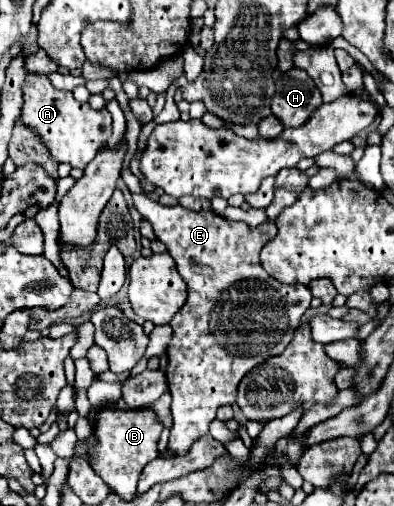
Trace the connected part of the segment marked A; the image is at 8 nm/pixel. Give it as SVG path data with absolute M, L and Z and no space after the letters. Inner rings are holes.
M27 75L27 79L23 81L23 101L23 125L29 127L43 141L51 157L59 163L69 163L71 167L85 169L111 135L111 115L107 109L95 111L89 107L89 103L79 103L71 91L55 89L47 75Z

